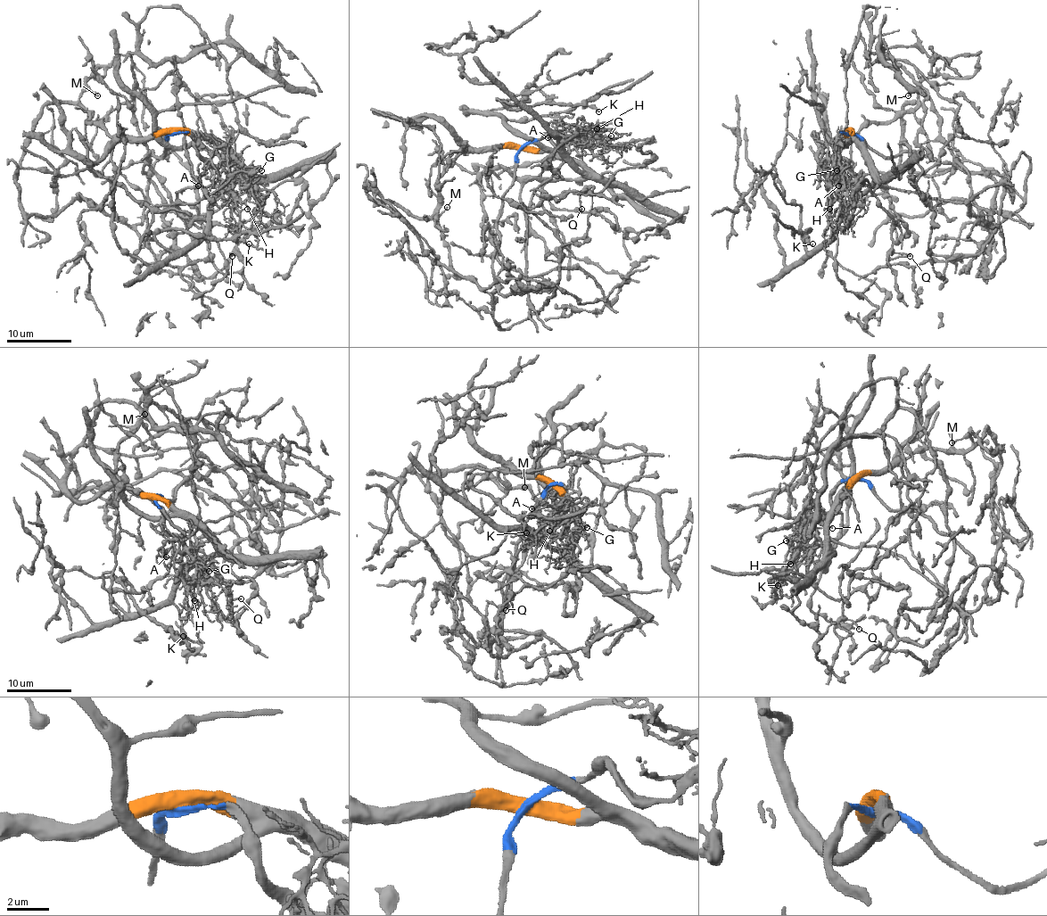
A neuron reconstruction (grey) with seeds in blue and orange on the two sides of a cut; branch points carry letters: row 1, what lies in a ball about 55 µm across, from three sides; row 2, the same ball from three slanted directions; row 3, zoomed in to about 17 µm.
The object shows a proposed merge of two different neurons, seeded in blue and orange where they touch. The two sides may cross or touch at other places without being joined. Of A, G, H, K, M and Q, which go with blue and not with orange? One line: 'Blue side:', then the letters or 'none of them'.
Blue side: A, G, H

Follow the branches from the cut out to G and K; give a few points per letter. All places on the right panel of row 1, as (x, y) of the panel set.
G: (848, 132), (842, 134), (836, 140), (836, 151), (846, 162), (834, 160), (836, 170)
K: (848, 132), (874, 182), (838, 228), (808, 251), (803, 238), (810, 228), (804, 237), (812, 243)

